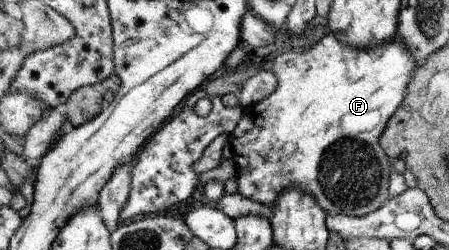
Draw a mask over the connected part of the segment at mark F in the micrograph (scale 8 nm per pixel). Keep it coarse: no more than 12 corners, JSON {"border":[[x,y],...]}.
{"border":[[329,32],[272,61],[229,143],[235,192],[387,205],[409,46]]}

